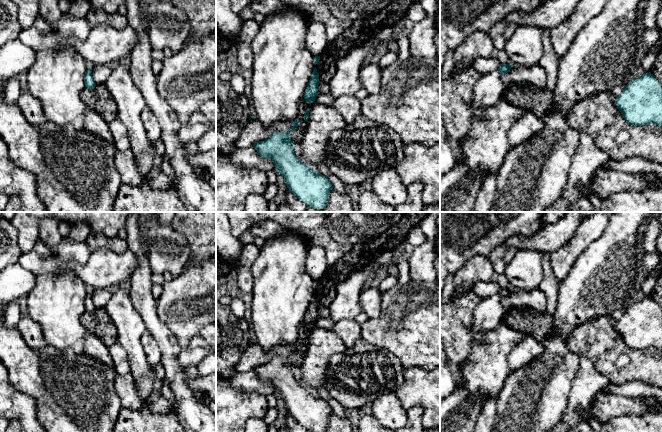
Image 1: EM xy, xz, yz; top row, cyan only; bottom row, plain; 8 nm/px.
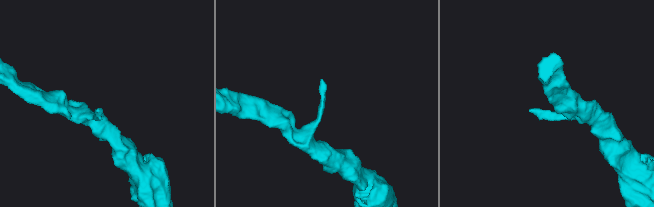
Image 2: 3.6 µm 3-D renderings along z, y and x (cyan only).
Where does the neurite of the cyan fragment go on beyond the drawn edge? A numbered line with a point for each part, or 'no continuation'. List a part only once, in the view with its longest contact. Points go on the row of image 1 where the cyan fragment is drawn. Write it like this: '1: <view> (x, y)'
no continuation

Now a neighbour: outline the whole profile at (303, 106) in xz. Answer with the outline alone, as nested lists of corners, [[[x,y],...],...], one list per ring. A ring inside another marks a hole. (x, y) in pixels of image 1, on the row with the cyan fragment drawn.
[[[304,97],[302,99],[302,102],[300,104],[300,113],[297,119],[300,121],[300,125],[295,130],[293,130],[290,134],[290,138],[295,142],[295,144],[299,144],[299,142],[303,138],[303,134],[307,126],[307,122],[304,120],[304,114],[306,113],[306,110],[308,108],[312,108],[312,106],[315,103],[316,103],[315,101],[313,103],[307,103]]]

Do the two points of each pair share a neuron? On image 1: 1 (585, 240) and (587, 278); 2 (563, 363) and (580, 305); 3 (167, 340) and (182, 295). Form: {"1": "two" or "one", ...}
{"1": "two", "2": "one", "3": "two"}

